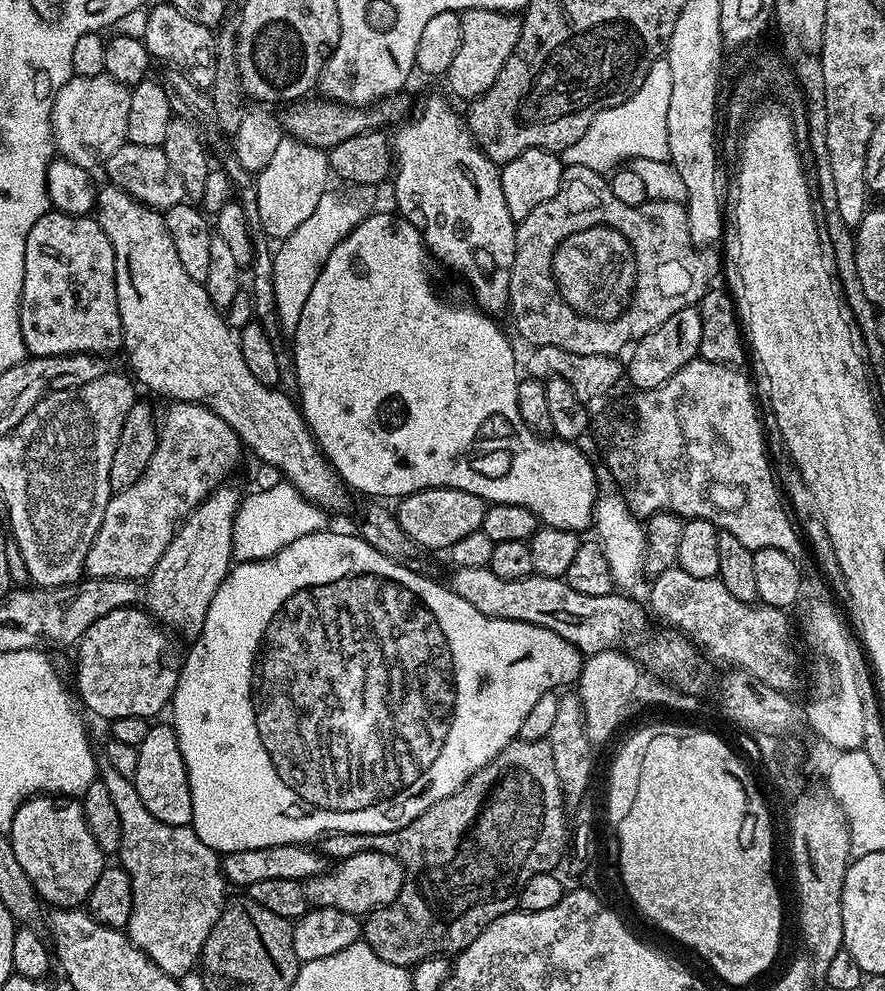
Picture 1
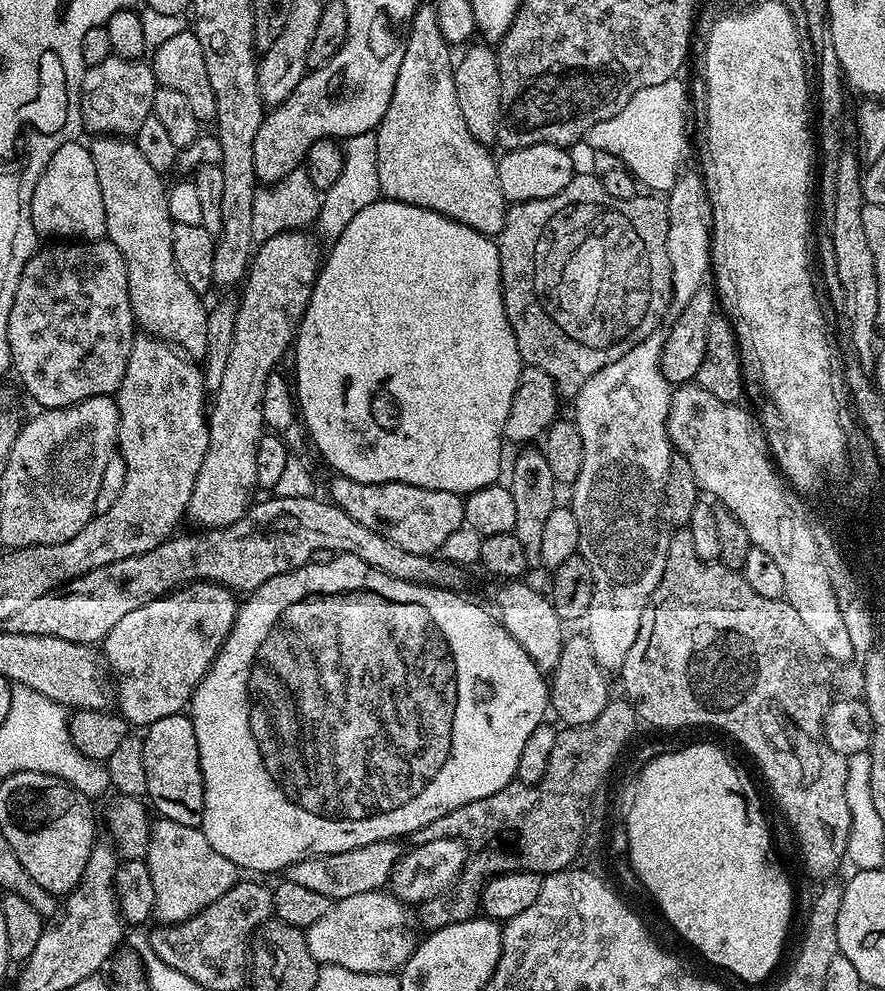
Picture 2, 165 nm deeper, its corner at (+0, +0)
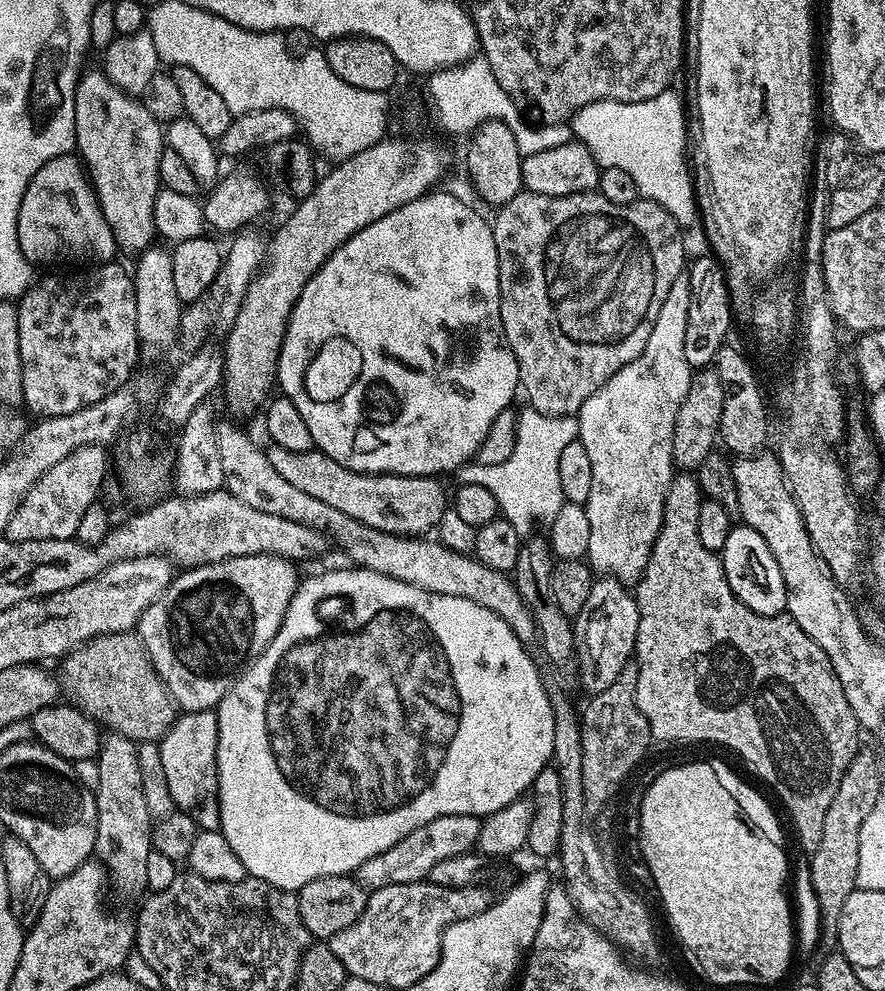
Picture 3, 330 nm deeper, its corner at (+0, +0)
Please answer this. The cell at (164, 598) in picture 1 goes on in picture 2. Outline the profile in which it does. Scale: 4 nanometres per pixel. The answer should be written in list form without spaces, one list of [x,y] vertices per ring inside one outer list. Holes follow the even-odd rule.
[[[304,230],[278,234],[269,241],[261,243],[255,249],[250,261],[248,275],[243,281],[244,297],[239,297],[234,322],[234,346],[230,349],[230,359],[226,361],[226,370],[222,373],[222,386],[214,393],[208,417],[208,449],[206,458],[202,458],[202,470],[198,470],[198,478],[194,482],[194,494],[190,494],[187,519],[201,524],[201,529],[225,528],[246,510],[252,507],[258,487],[255,480],[255,454],[260,437],[265,435],[266,425],[262,418],[262,394],[266,386],[266,378],[277,371],[280,359],[289,355],[294,344],[297,327],[304,317],[306,306],[310,302],[312,285],[316,283],[316,275],[322,267],[322,248],[311,235]]]

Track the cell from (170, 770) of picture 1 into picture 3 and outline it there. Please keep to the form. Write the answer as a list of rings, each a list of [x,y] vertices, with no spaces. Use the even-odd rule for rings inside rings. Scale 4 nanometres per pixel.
[[[181,711],[167,734],[158,741],[162,767],[170,785],[170,798],[185,812],[197,829],[215,832],[220,826],[220,791],[218,790],[218,718],[215,711]]]

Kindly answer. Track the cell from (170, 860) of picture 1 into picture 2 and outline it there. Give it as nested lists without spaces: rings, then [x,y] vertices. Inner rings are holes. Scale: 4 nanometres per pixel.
[[[163,818],[157,821],[152,824],[146,857],[150,878],[154,878],[154,916],[164,926],[181,924],[183,920],[206,910],[210,902],[218,902],[226,890],[235,886],[238,869],[230,858],[218,854],[218,850],[206,842],[206,834],[200,828],[182,826],[182,822],[170,822]]]

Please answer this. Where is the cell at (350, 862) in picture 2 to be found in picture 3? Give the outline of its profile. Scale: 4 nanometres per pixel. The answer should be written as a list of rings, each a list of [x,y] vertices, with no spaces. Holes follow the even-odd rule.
[[[446,814],[442,818],[434,818],[434,822],[426,822],[426,826],[410,830],[410,834],[406,834],[402,842],[390,846],[390,850],[382,850],[382,854],[366,858],[366,862],[356,869],[354,878],[369,890],[427,881],[430,870],[434,870],[438,862],[471,853],[476,848],[480,821],[481,817],[470,814]]]

